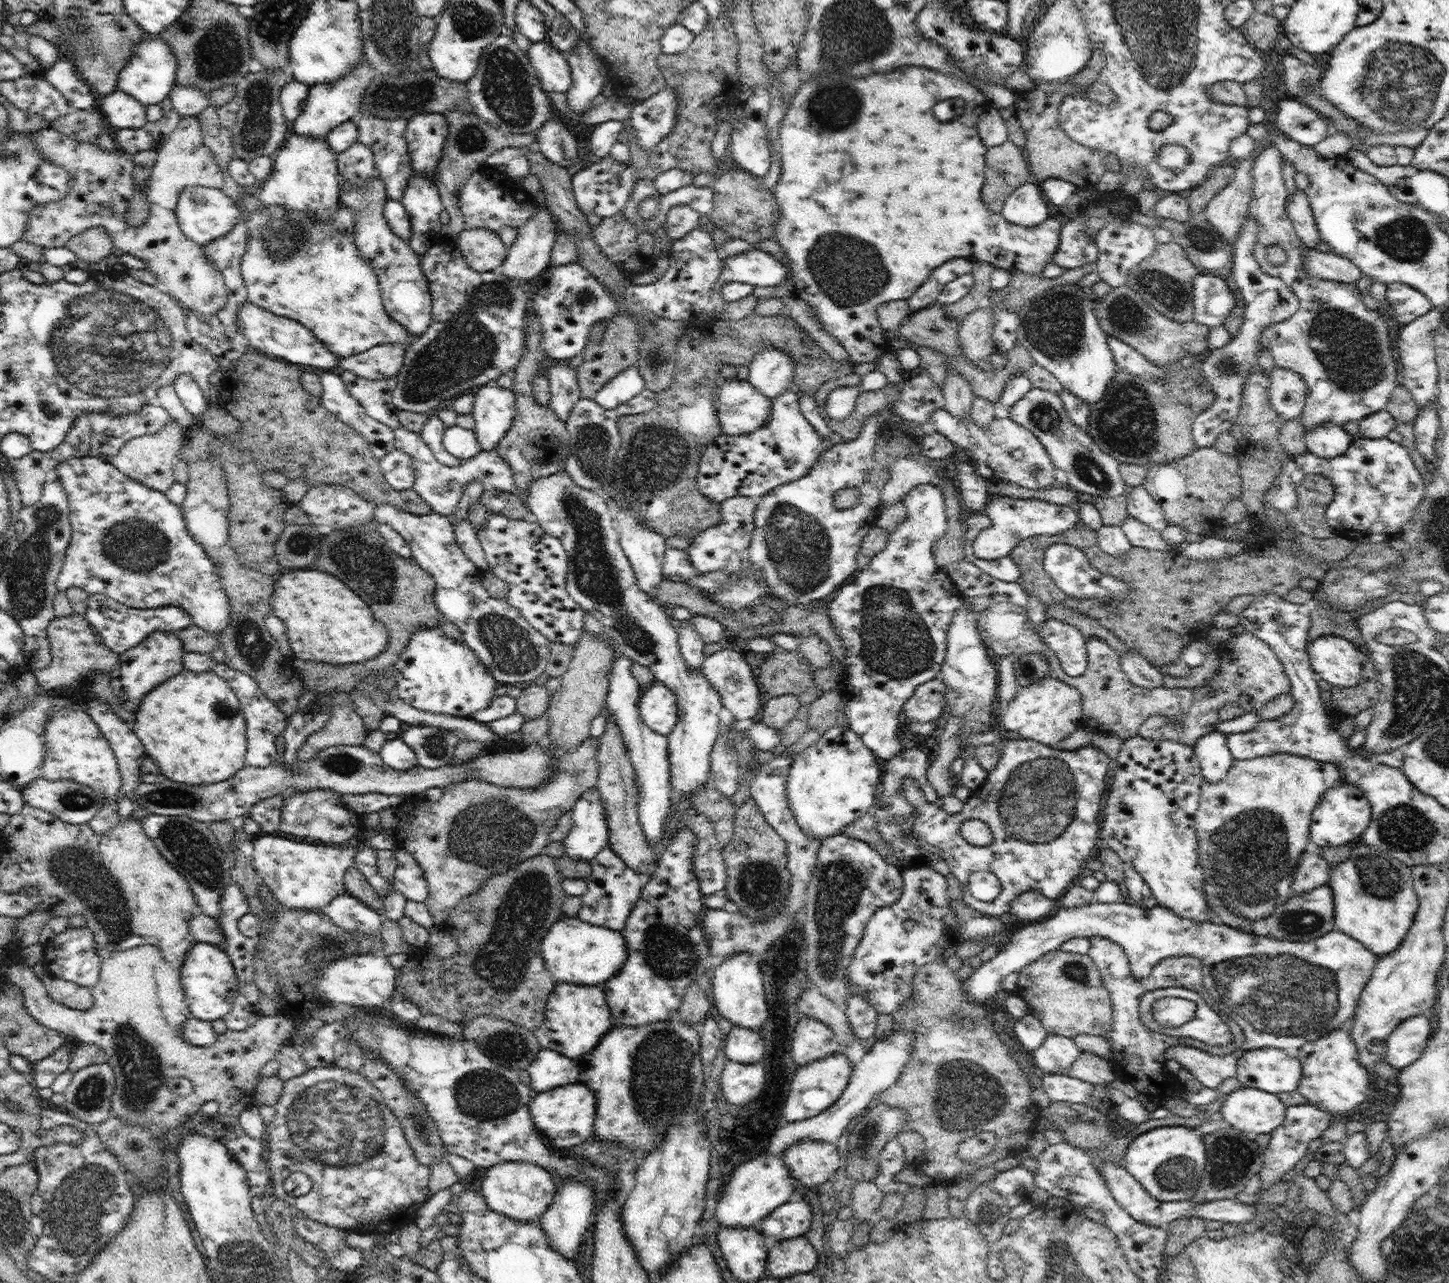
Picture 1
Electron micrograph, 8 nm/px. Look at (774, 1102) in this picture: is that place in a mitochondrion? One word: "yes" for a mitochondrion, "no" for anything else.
no

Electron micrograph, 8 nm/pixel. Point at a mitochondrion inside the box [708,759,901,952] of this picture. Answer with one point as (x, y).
(758, 884)

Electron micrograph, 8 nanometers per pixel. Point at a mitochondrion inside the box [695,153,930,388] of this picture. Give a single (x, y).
(847, 278)

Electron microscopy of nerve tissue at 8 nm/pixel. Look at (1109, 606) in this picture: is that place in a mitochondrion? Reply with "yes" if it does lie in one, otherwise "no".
yes

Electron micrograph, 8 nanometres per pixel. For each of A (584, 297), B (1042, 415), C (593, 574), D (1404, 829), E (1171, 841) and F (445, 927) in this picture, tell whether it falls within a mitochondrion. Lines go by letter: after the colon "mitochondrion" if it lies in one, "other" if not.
A: other
B: mitochondrion
C: mitochondrion
D: mitochondrion
E: other
F: other

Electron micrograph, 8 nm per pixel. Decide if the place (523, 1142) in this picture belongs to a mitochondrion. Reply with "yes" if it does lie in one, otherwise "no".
no

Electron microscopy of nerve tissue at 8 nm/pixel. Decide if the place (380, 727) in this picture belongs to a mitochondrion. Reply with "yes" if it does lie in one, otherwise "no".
no

